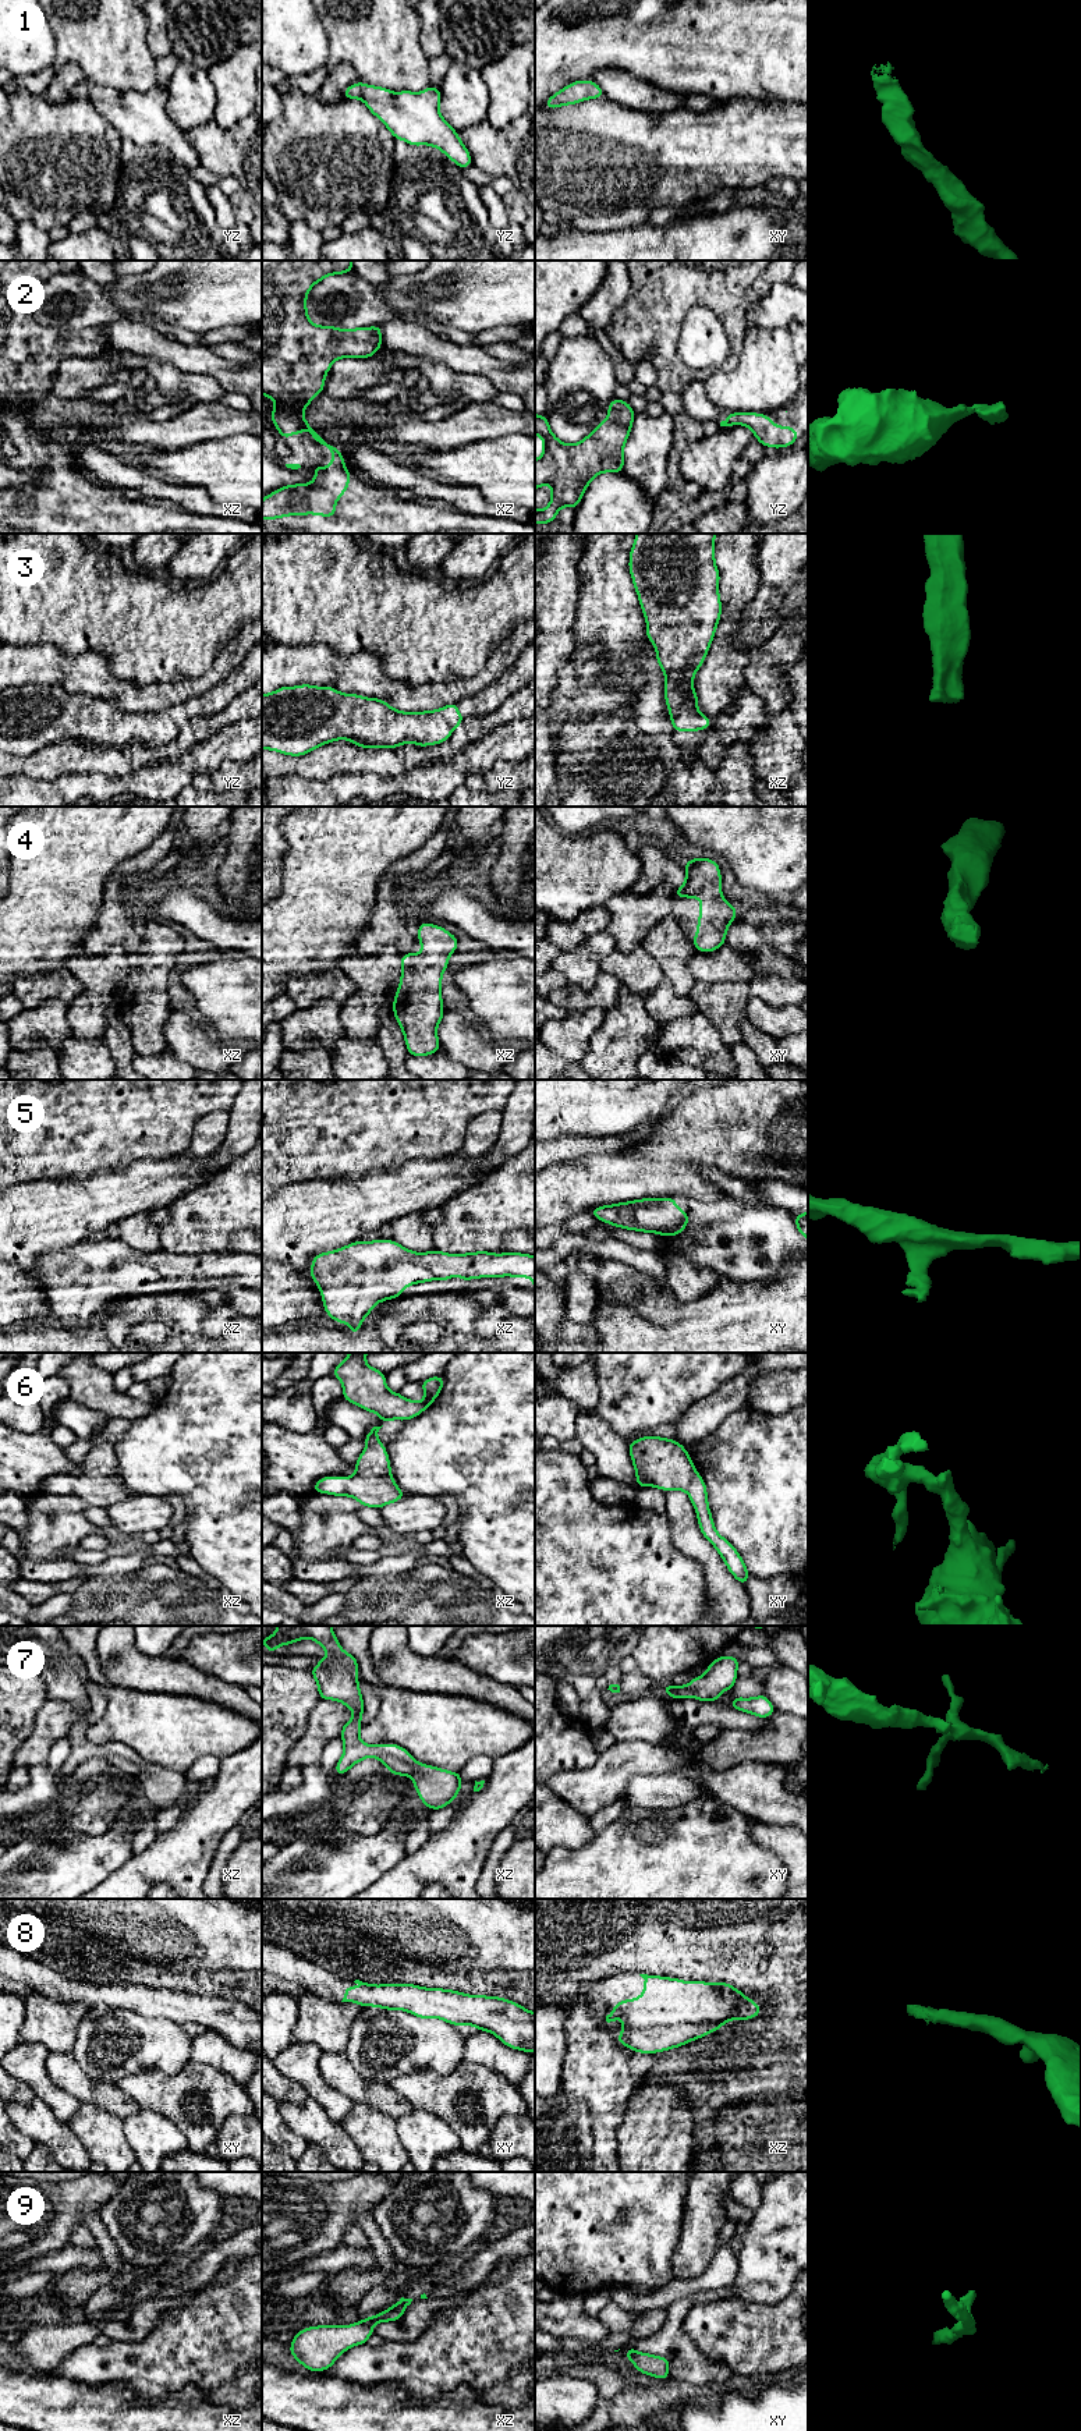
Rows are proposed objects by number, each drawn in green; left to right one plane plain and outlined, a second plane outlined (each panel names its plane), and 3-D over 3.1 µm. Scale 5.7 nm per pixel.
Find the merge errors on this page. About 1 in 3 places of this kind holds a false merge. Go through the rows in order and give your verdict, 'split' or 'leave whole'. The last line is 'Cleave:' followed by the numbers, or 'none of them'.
1: leave whole
2: leave whole
3: leave whole
4: leave whole
5: leave whole
6: leave whole
7: leave whole
8: leave whole
9: leave whole
Cleave: none of them

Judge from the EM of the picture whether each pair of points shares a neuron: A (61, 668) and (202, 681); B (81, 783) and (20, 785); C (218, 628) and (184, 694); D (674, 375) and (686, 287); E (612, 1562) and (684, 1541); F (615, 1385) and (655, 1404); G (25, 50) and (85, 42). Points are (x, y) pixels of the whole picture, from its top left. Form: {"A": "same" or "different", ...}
{"A": "same", "B": "same", "C": "different", "D": "same", "E": "different", "F": "same", "G": "different"}

